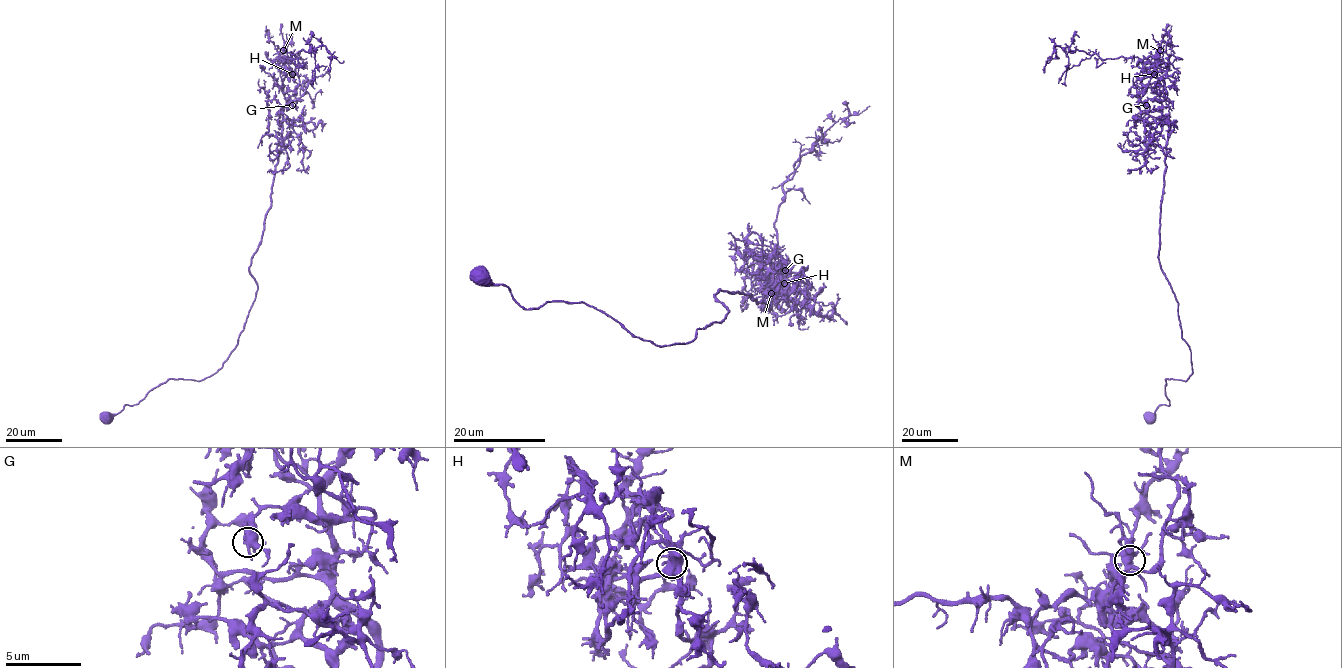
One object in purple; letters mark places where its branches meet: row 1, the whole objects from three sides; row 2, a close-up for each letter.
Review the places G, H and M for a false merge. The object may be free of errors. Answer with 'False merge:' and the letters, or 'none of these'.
False merge: H

